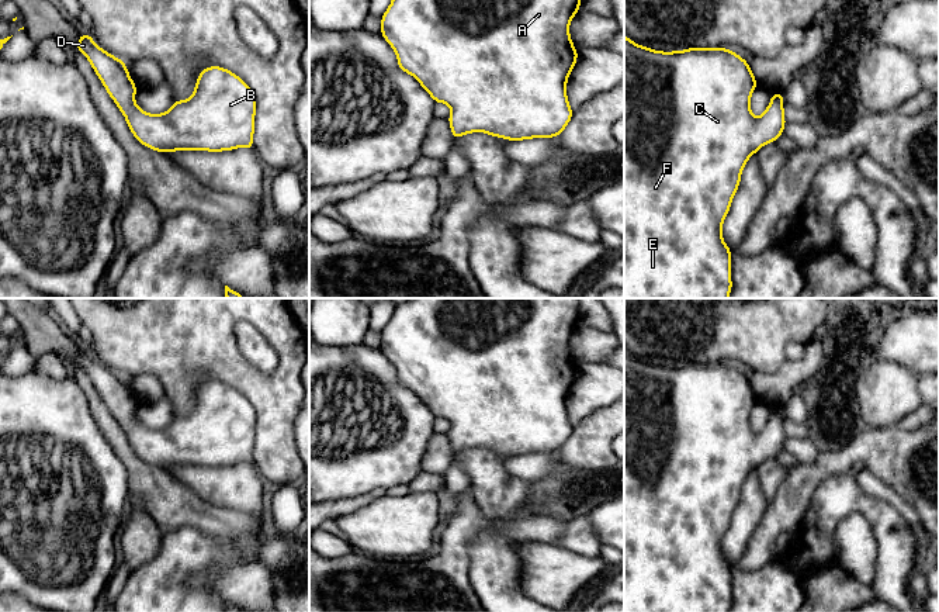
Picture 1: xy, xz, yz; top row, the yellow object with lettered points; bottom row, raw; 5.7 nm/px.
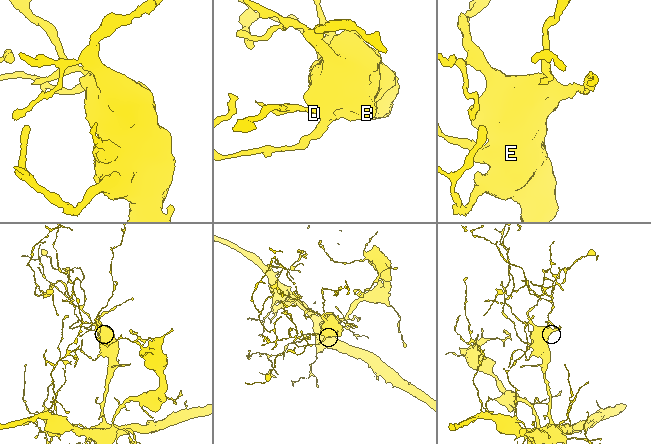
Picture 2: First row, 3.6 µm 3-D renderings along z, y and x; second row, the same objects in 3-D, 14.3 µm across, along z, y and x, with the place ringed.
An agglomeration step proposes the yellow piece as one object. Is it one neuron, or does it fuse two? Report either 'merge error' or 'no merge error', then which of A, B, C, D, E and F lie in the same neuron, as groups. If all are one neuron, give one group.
no merge error; A B C D E F

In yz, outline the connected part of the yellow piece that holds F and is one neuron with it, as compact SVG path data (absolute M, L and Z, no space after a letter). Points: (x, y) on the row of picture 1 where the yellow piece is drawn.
M624 35L624 298L728 298L732 288L731 280L731 249L723 241L723 222L728 215L732 198L739 187L742 170L748 159L762 149L763 145L769 142L776 142L776 139L783 134L786 118L783 108L783 93L772 93L772 98L765 113L760 117L755 117L751 113L751 96L756 89L756 79L749 68L749 63L737 55L732 49L718 48L687 48L685 51L654 51L648 46L642 46L631 41Z

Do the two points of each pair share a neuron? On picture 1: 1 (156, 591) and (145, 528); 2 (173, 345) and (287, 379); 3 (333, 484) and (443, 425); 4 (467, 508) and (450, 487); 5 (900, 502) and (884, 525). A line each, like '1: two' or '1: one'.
1: two
2: one
3: two
4: two
5: two

